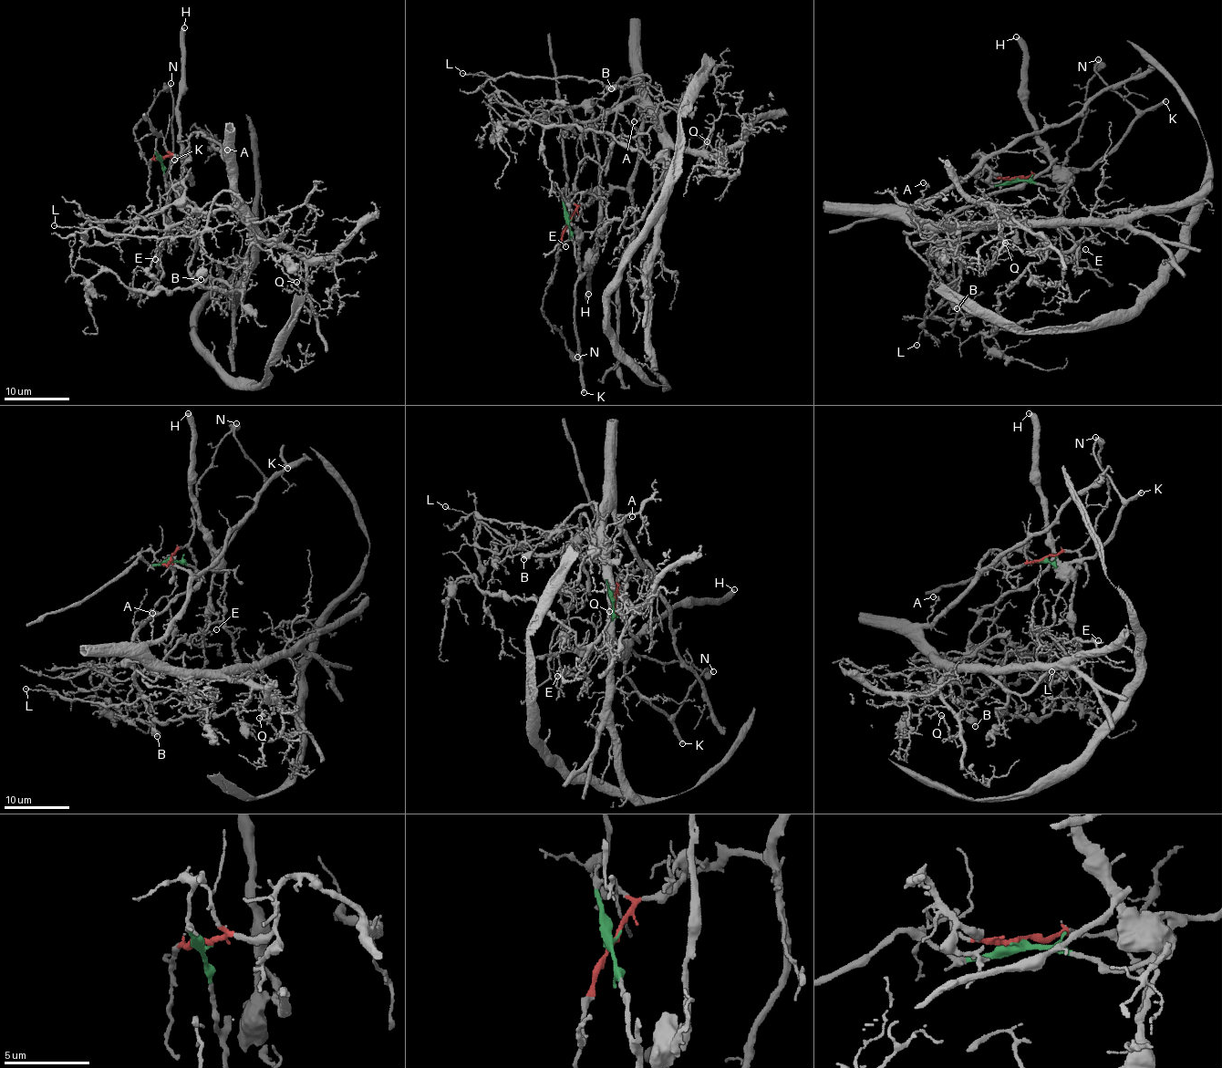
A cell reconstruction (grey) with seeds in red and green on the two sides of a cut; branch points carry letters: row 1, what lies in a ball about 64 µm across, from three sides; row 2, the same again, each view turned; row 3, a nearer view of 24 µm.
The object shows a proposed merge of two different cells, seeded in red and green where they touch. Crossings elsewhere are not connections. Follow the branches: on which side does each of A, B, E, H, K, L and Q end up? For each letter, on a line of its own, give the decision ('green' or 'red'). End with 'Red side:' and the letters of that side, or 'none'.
A: red
B: red
E: green
H: green
K: green
L: red
Q: red
Red side: A, B, L, Q

